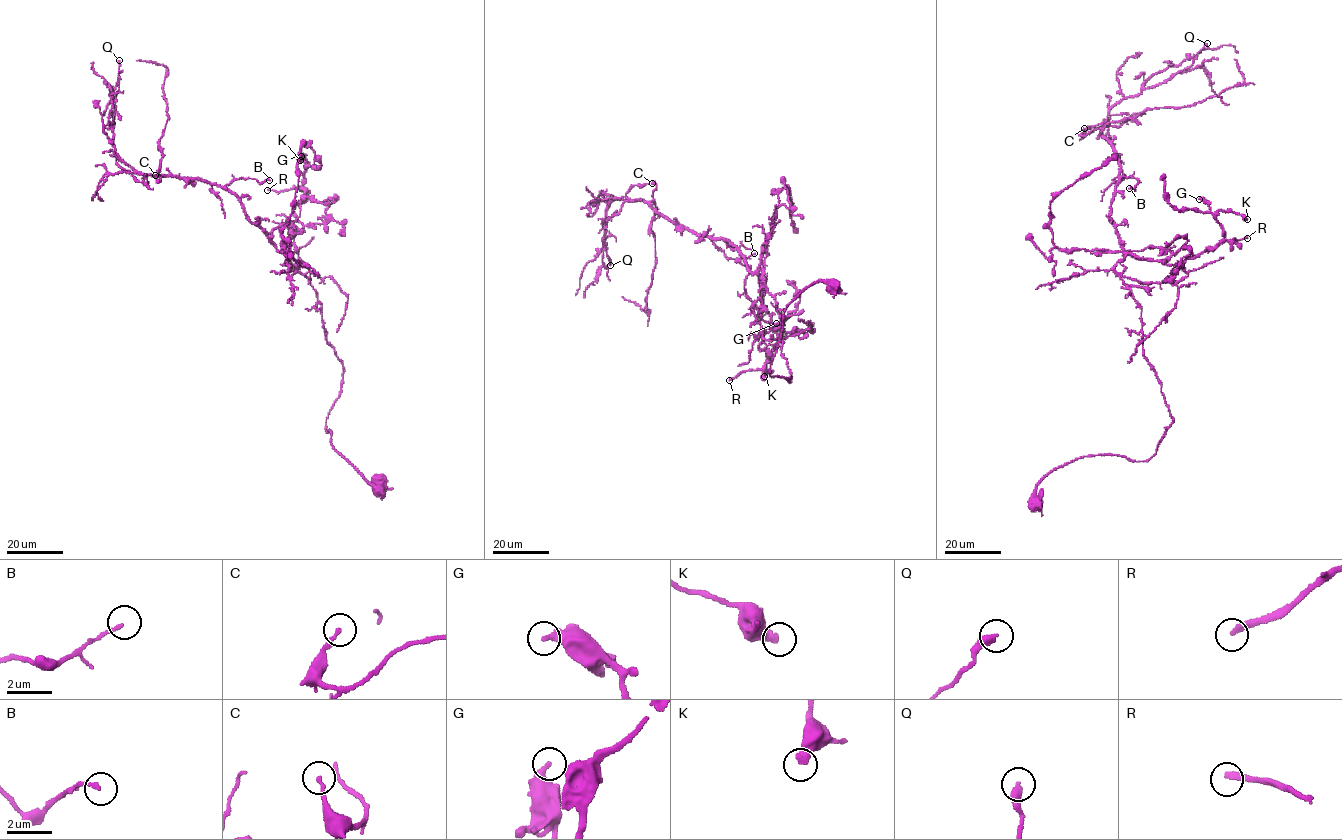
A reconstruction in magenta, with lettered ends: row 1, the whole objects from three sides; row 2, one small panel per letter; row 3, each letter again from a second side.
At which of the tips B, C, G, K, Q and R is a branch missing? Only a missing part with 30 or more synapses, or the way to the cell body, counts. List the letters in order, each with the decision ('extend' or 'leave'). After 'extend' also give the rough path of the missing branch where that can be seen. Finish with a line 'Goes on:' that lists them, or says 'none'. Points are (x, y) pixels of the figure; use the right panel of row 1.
B: leave
C: leave
G: leave
K: leave
Q: leave
R: extend; course (1247, 238), (1237, 240), (1217, 234), (1217, 230), (1212, 232)
Goes on: R

